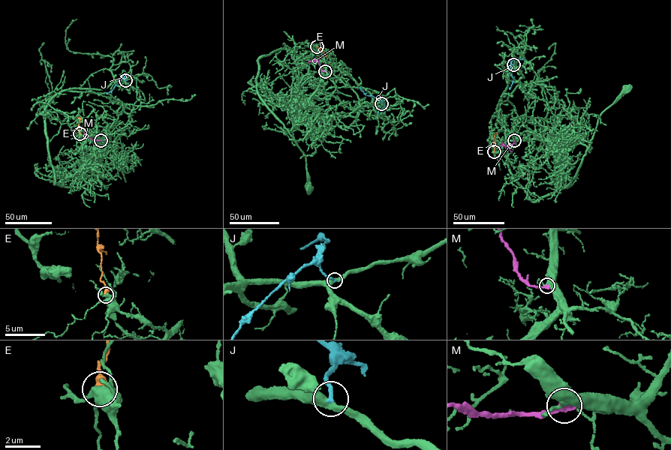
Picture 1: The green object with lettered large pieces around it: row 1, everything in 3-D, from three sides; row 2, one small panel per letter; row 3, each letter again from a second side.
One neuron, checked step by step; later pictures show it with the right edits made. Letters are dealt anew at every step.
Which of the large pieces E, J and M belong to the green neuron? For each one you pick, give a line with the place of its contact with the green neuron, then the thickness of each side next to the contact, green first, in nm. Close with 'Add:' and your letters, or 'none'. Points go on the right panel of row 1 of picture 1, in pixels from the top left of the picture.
Add: none

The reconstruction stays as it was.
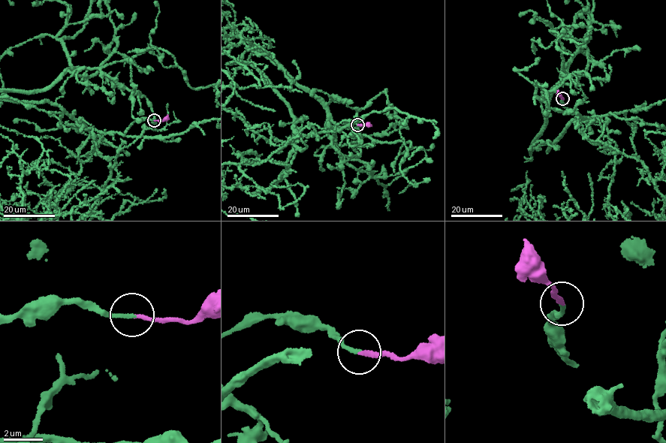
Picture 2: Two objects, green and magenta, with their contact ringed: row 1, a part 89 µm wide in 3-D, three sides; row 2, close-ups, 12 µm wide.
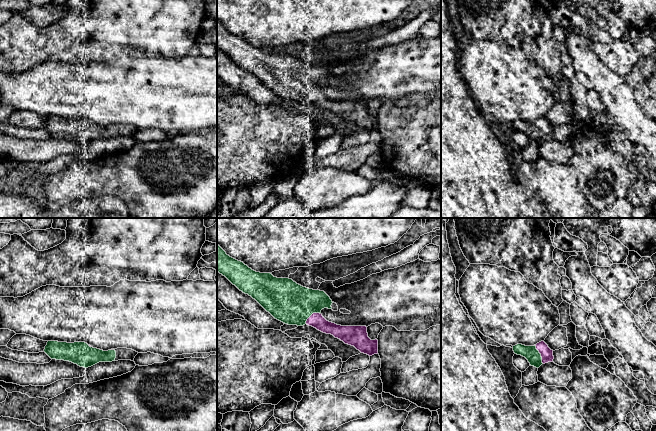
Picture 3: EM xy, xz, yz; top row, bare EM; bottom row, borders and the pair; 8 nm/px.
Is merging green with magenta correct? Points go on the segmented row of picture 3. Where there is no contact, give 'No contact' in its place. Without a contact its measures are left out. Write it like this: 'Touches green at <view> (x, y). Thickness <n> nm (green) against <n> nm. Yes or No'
Touches green at yz (540, 354). Thickness 120 nm (green) against 100 nm. Yes

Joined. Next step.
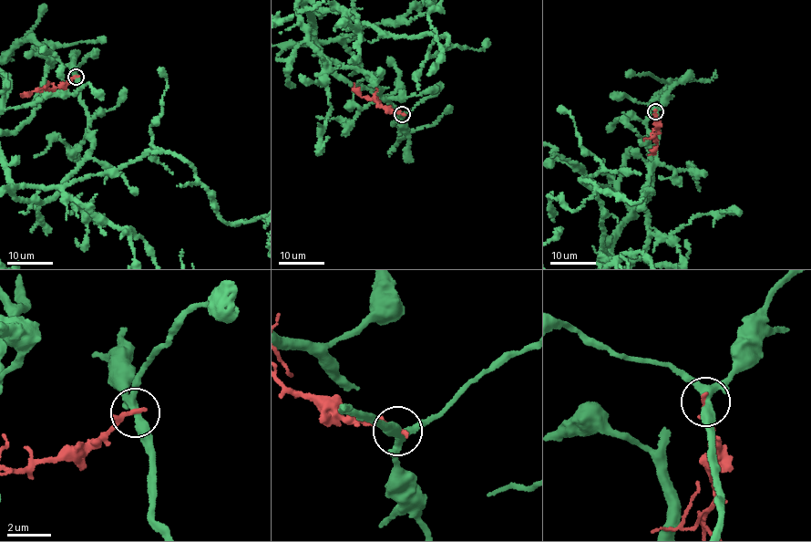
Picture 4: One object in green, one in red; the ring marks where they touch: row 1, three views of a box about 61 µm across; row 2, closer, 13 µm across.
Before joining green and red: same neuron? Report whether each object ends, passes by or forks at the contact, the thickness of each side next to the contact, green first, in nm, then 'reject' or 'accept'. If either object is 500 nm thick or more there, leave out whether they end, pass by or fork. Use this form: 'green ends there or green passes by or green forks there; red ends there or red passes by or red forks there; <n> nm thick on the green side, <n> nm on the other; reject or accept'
green forks there; red ends there; 320 nm thick on the green side, 240 nm on the other; reject

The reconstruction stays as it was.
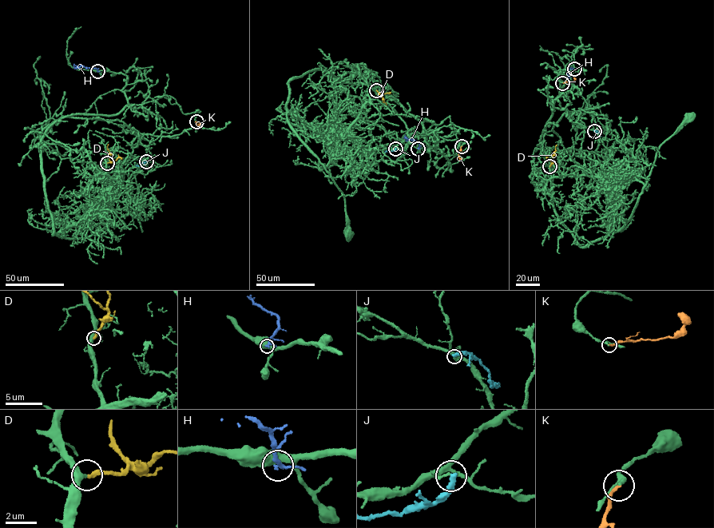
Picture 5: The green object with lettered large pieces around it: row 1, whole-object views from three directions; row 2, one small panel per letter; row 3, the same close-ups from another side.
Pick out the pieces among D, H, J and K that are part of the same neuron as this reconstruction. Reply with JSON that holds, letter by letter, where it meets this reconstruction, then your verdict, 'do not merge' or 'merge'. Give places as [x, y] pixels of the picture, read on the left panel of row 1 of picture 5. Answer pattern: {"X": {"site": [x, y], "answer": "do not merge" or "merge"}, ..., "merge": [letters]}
{"D": {"site": [107, 163], "answer": "merge"}, "H": {"site": [97, 71], "answer": "do not merge"}, "J": {"site": [146, 161], "answer": "do not merge"}, "K": {"site": [196, 121], "answer": "do not merge"}, "merge": ["D"]}

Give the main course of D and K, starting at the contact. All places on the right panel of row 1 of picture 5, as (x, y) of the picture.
D: (549, 166), (556, 145)
K: (562, 82), (573, 81), (573, 77)

